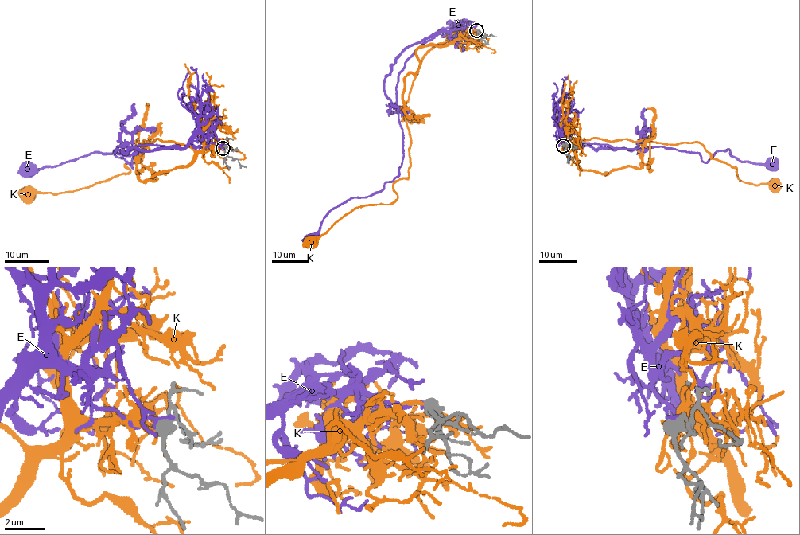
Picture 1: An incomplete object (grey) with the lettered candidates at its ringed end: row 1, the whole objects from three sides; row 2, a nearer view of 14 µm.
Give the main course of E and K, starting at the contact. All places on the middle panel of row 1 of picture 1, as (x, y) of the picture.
E: (476, 31), (437, 32), (405, 62), (396, 86), (402, 141), (399, 174), (379, 191), (335, 207), (312, 239)
K: (476, 30), (437, 43), (421, 60), (405, 106), (410, 165), (393, 185), (397, 197), (354, 208), (303, 246)

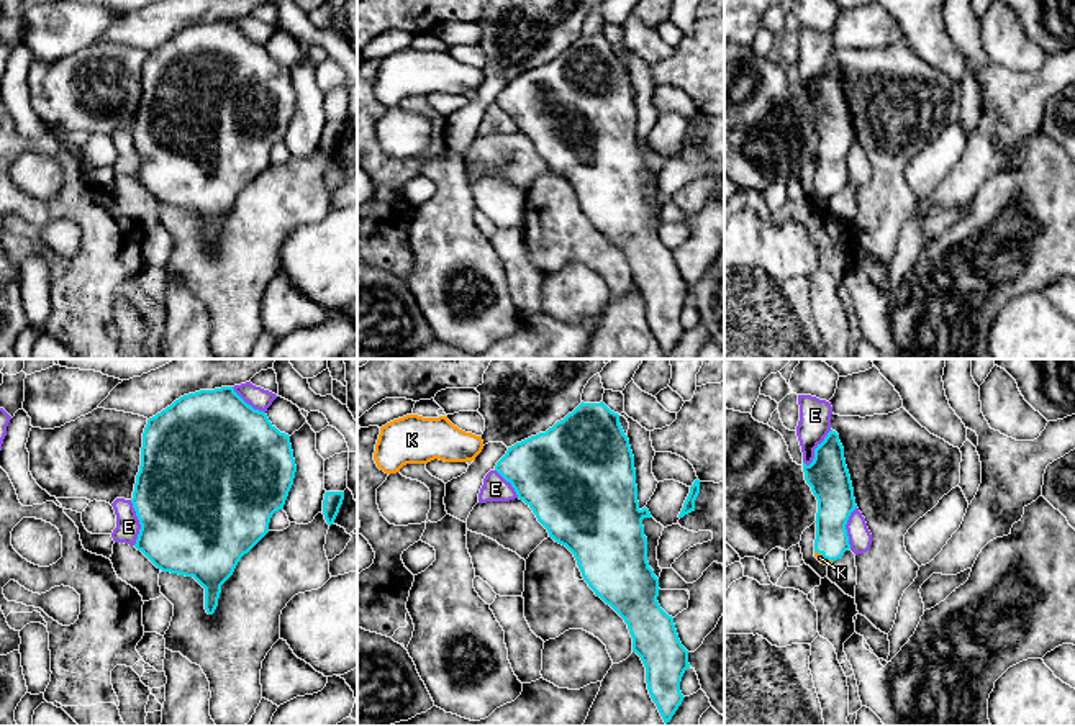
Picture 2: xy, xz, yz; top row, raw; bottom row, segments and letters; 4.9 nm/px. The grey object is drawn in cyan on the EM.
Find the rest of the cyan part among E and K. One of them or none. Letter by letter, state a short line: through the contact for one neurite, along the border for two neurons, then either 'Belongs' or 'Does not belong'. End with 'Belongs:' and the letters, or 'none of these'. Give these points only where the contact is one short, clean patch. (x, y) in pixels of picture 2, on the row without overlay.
E: Does not belong
K: Line: yz (834, 141), (831, 176), (825, 190), (820, 190). Belongs
Belongs: K

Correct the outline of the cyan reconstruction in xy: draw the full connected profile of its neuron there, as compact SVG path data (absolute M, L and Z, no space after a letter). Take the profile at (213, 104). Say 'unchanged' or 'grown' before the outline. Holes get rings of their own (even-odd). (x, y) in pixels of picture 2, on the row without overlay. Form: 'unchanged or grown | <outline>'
unchanged | M233 20L184 28L149 51L143 66L141 98L131 131L141 157L134 180L162 205L193 210L205 221L206 246L213 247L221 218L241 190L269 166L272 147L283 143L295 105L290 69L280 66L264 44L247 38Z

